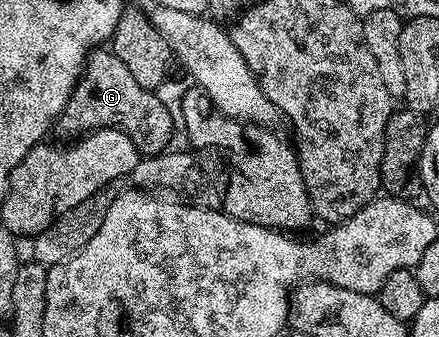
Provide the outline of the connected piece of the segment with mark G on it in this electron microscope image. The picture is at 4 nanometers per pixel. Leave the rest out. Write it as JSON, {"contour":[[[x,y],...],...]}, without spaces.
{"contour":[[[97,47],[88,54],[78,83],[66,107],[56,118],[54,133],[60,136],[57,138],[68,139],[73,135],[90,133],[94,129],[120,129],[130,135],[141,155],[163,154],[172,141],[172,113],[156,96],[153,90],[135,81],[126,63],[122,63],[122,59],[118,59],[115,53]]]}

